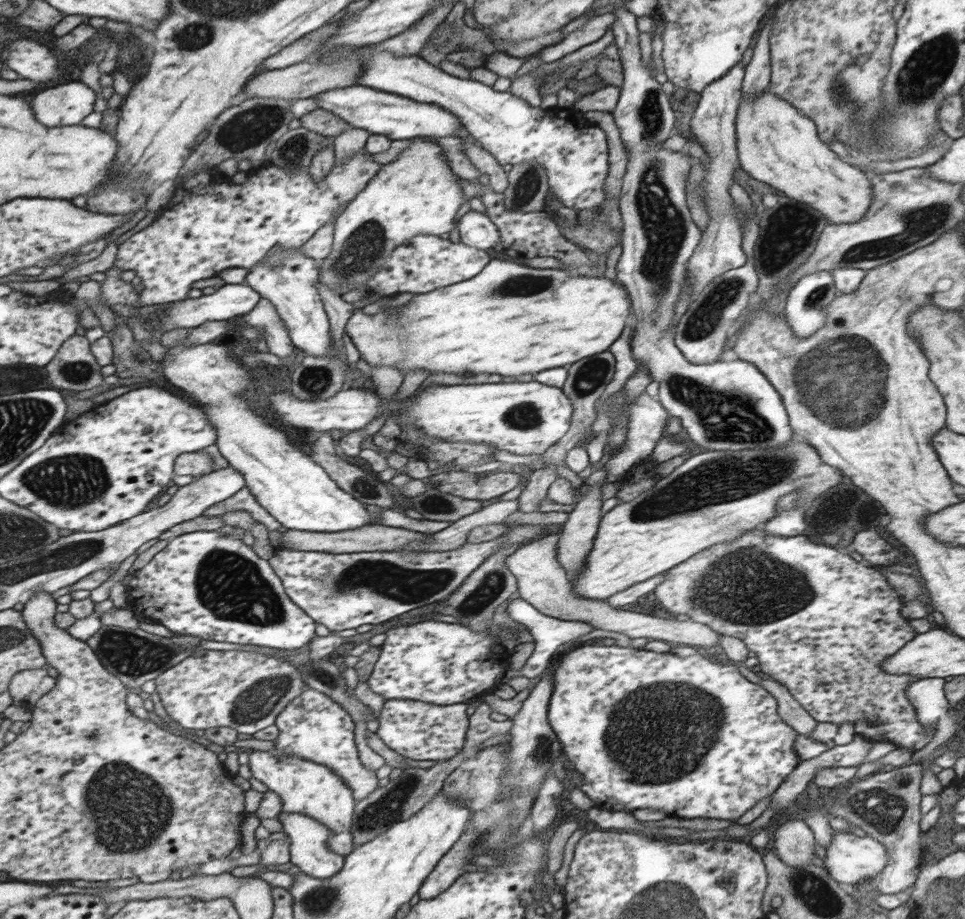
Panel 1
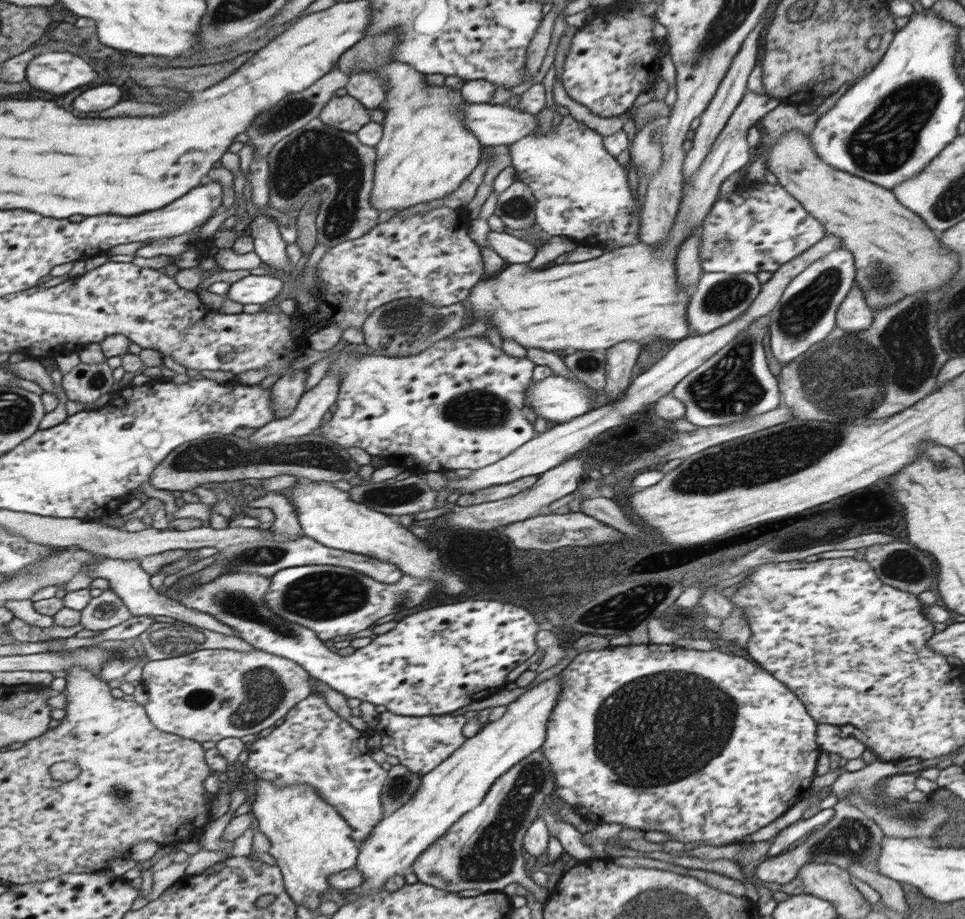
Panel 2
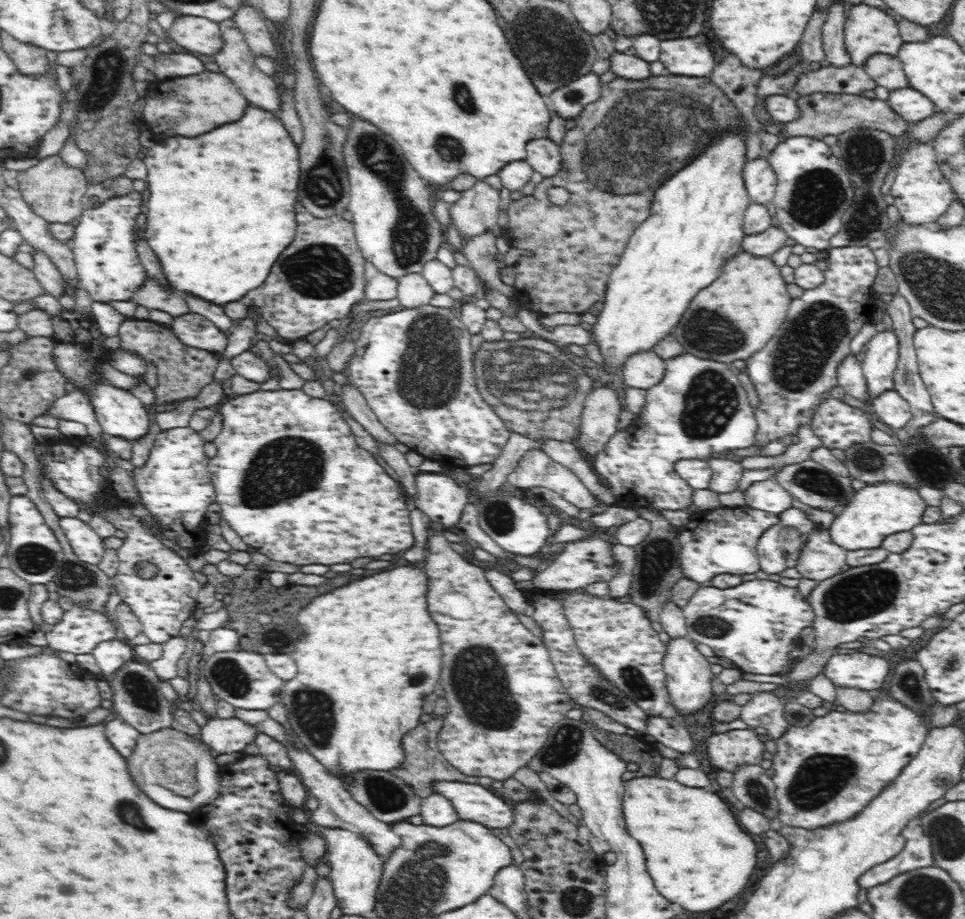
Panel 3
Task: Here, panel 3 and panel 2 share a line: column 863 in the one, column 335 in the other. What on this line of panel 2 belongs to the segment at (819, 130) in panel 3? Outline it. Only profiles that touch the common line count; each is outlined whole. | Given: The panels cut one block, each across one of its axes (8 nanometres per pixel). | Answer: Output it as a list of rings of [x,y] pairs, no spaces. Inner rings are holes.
[[[347,94],[332,97],[319,112],[319,118],[328,126],[356,133],[371,121],[371,114],[358,99]]]

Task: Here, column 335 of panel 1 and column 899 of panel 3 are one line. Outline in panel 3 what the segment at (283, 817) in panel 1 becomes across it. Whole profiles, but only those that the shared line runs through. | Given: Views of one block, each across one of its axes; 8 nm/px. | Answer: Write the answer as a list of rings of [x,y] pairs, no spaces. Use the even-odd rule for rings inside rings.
[[[928,808],[923,811],[901,830],[901,835],[905,838],[905,847],[894,858],[862,874],[858,880],[861,888],[870,889],[889,882],[900,874],[934,865],[931,840],[924,834],[921,823],[921,816],[928,814],[930,810],[932,809]]]

